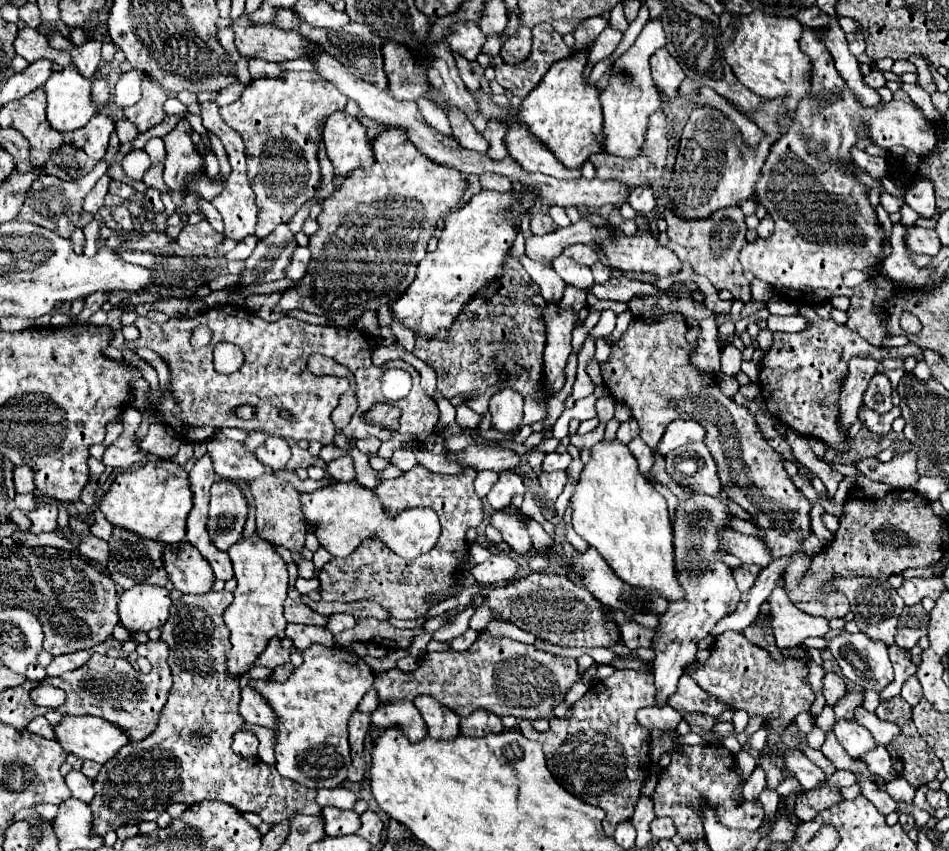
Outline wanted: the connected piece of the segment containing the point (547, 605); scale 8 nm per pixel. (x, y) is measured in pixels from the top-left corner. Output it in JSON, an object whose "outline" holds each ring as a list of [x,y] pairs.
{"outline":[[[530,573],[504,587],[492,587],[484,605],[502,621],[562,647],[612,647],[618,643],[616,623],[604,623],[600,601],[582,587],[576,587],[560,573]]]}

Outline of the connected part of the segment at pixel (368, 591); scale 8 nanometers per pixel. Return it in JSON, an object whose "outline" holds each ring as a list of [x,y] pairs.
{"outline":[[[416,465],[404,477],[382,481],[374,491],[382,499],[386,511],[390,511],[392,515],[396,515],[406,507],[422,507],[422,505],[438,513],[442,535],[438,537],[436,549],[416,557],[412,563],[400,559],[382,541],[376,539],[362,541],[362,545],[352,555],[344,559],[332,557],[320,569],[318,579],[320,579],[322,599],[342,601],[342,603],[370,599],[380,603],[396,619],[424,617],[432,607],[426,601],[426,595],[436,591],[448,591],[456,585],[456,573],[460,571],[462,561],[468,557],[466,529],[482,523],[482,501],[474,493],[474,479],[476,479],[476,471],[472,469],[468,469],[458,477],[442,475],[442,479],[436,479],[436,473],[428,469],[420,469],[420,465]]]}

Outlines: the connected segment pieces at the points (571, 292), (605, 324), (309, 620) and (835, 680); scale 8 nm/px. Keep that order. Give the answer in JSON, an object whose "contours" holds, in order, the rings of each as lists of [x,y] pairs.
{"contours":[[[[566,287],[564,297],[560,301],[560,311],[564,311],[564,309],[578,311],[584,305],[586,305],[586,293],[582,289],[576,289],[576,287]]],[[[605,310],[601,313],[600,319],[589,336],[607,336],[612,333],[616,325],[616,313],[612,310]]],[[[286,599],[284,603],[284,617],[288,623],[304,623],[304,625],[318,625],[318,627],[326,627],[328,623],[326,615],[320,615],[310,607],[306,607],[302,601],[292,601],[292,599]]],[[[826,673],[822,679],[822,693],[826,697],[826,705],[834,705],[846,693],[844,679],[836,673]]]]}

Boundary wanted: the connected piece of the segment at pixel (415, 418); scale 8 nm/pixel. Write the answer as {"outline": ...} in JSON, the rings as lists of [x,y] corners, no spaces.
{"outline":[[[420,375],[412,377],[412,391],[408,397],[398,401],[398,407],[402,409],[400,417],[400,433],[414,435],[420,443],[428,439],[428,435],[436,433],[440,411],[436,403],[428,397],[428,393],[420,387]]]}

